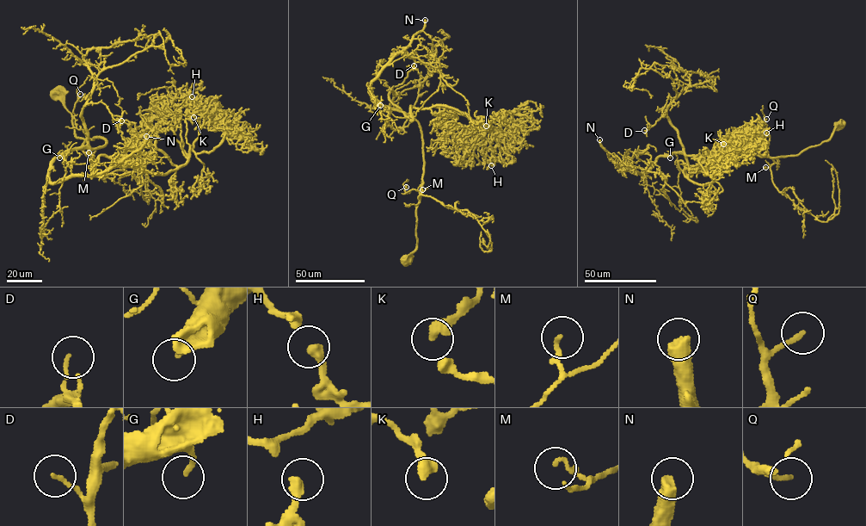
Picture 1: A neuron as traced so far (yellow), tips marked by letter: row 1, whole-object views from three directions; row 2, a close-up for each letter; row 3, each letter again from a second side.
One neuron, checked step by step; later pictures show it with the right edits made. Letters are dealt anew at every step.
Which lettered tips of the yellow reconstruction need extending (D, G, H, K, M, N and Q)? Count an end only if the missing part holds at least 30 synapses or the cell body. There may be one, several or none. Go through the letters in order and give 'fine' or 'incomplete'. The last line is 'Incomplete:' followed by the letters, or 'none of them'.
D: fine
G: incomplete
H: fine
K: fine
M: fine
N: incomplete
Q: fine
Incomplete: G, N

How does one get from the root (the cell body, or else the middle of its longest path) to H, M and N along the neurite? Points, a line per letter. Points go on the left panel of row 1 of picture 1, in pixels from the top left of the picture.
H: (55, 93), (76, 136), (107, 140), (94, 174), (100, 155), (183, 165), (192, 96)
M: (55, 93), (71, 114), (76, 136), (85, 140), (82, 150), (89, 152)
N: (55, 93), (76, 136), (107, 143), (67, 150), (52, 163), (52, 183), (104, 172), (146, 136)

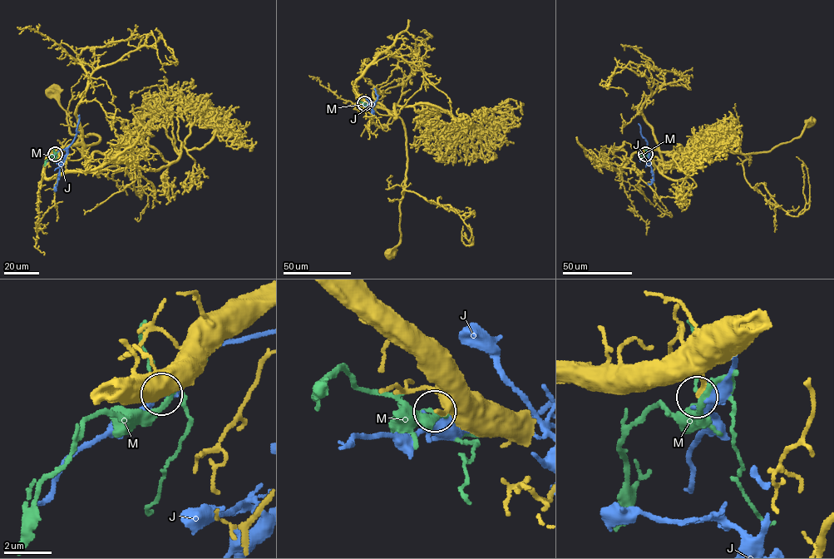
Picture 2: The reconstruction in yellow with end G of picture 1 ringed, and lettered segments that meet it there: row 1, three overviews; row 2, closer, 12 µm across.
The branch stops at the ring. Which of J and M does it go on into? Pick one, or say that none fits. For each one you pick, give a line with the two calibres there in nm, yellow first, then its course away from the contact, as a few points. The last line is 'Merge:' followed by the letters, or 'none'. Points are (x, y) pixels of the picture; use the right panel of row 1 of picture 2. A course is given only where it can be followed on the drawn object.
Merge: none

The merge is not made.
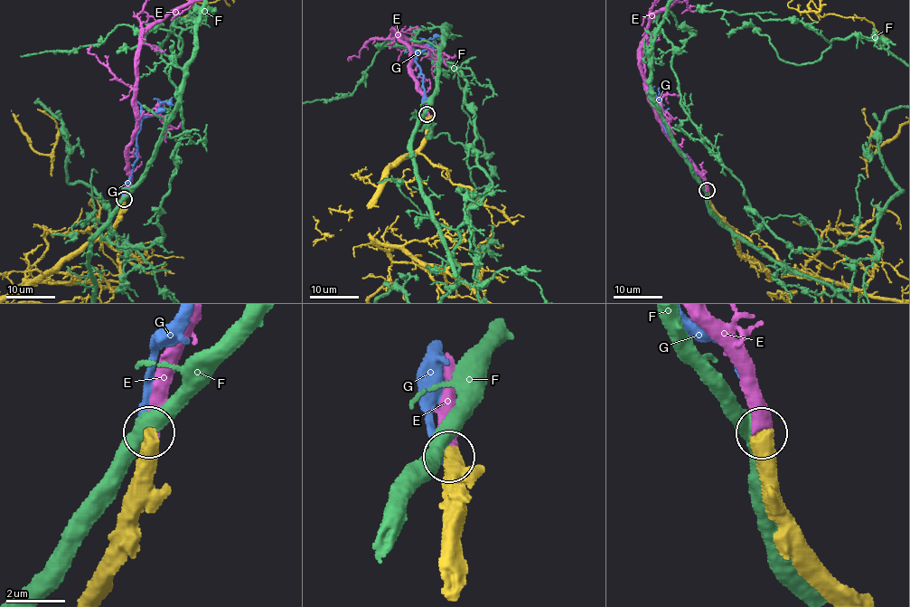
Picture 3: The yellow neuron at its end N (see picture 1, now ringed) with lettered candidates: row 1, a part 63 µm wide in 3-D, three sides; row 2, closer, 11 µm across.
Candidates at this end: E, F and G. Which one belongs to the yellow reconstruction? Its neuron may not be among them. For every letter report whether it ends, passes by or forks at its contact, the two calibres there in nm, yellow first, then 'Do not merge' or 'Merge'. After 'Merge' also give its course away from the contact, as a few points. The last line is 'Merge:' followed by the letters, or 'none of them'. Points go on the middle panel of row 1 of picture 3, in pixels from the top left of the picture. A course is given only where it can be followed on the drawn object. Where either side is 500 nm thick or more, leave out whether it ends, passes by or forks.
E: Thickness 600 nm (yellow) against 500 nm. Merge
F: Thickness 650 nm (yellow) against 500 nm. Do not merge
G: Thickness 600 nm (yellow) against 260 nm. Do not merge
Merge: E

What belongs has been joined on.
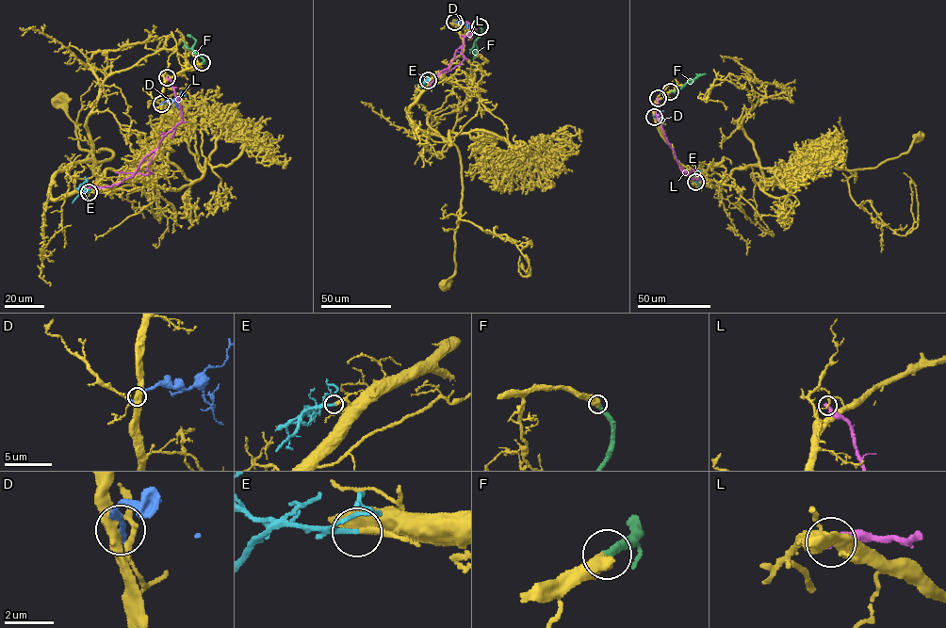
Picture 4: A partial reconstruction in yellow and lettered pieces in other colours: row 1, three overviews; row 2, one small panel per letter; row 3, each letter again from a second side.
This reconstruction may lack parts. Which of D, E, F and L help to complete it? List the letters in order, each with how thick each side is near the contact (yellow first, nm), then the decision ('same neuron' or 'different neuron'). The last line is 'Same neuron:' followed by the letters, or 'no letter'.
D: 480/280 nm | different neuron
E: 240/200 nm | same neuron
F: 550/360 nm | same neuron
L: 170/320 nm | different neuron
Same neuron: E, F

